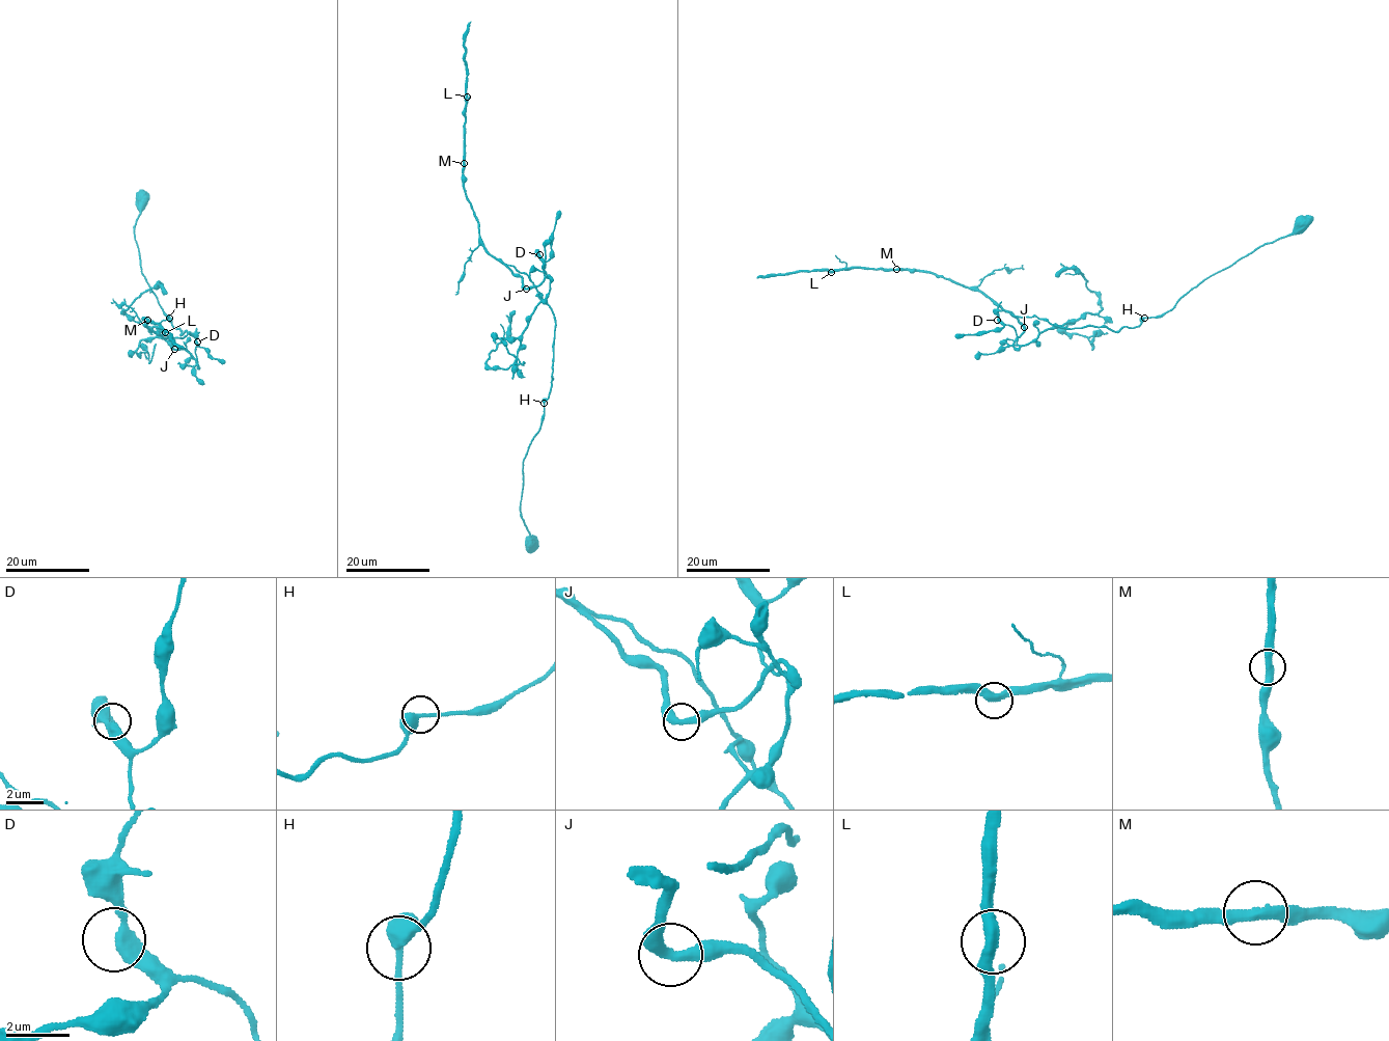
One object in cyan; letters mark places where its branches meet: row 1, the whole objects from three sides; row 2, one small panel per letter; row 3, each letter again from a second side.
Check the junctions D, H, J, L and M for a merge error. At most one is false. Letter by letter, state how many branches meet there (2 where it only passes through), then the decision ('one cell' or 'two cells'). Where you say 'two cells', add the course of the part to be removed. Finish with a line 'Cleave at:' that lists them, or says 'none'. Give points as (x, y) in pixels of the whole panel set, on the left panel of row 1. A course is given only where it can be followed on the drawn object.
D: 2 branches meet; one cell
H: 2 branches meet; one cell
J: 2 branches meet; one cell
L: 2 branches meet; one cell
M: 2 branches meet; one cell
Cleave at: none

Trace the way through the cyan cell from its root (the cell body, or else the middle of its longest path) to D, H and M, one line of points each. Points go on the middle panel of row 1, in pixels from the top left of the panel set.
D: (531, 545), (520, 508), (523, 462), (550, 391), (555, 321), (519, 274), (526, 289), (543, 281), (539, 254)
H: (531, 545), (530, 532), (520, 508), (523, 462), (540, 427), (544, 402)
M: (531, 545), (520, 508), (523, 462), (550, 391), (555, 317), (531, 279), (484, 247), (464, 189), (464, 163)

